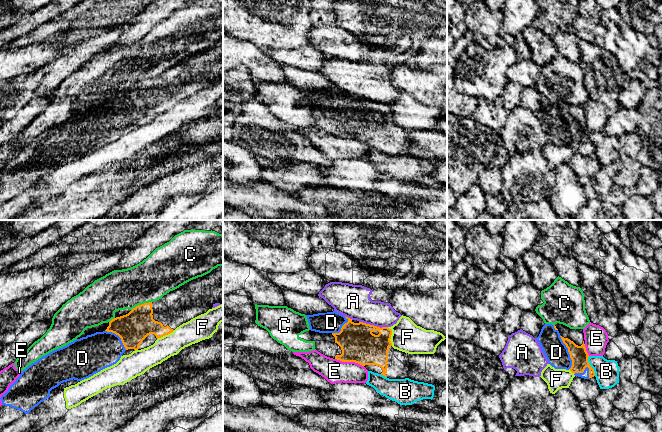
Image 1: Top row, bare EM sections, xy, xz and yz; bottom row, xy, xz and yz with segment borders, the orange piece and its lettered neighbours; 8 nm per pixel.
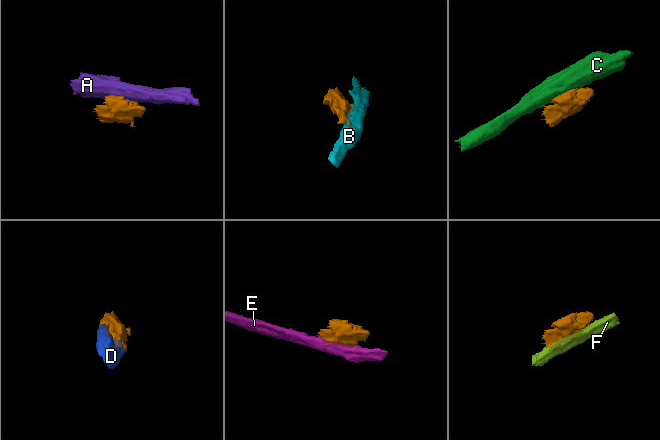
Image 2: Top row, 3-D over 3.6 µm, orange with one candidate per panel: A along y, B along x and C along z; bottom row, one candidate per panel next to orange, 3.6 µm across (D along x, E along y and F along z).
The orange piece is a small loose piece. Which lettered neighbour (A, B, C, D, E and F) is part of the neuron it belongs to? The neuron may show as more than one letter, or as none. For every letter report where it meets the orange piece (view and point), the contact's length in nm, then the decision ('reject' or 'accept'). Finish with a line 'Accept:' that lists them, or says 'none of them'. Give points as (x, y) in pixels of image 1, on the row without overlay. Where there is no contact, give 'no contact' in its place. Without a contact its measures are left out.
A: xz (373, 101) | 240 nm | reject
B: yz (590, 142) | 170 nm | reject
C: xy (141, 80) | 180 nm | reject
D: yz (568, 127) | 280 nm | accept
E: xz (349, 137) | 240 nm | reject
F: xz (390, 112) | 160 nm | reject
Accept: D

